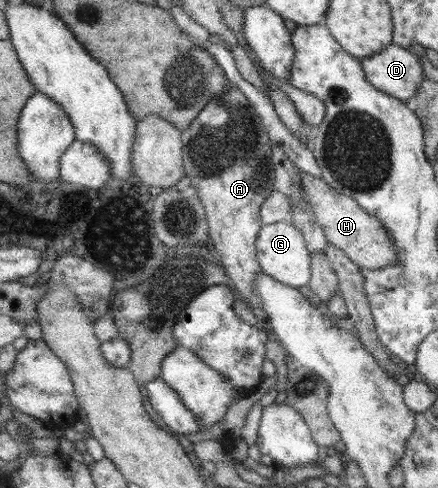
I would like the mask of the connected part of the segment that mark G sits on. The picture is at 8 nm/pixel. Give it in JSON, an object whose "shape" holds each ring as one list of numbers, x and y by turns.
{"shape":[[283,221,262,226,258,236,258,259,262,269,275,280,295,288,308,286,312,279,312,252,305,237,292,222]]}

